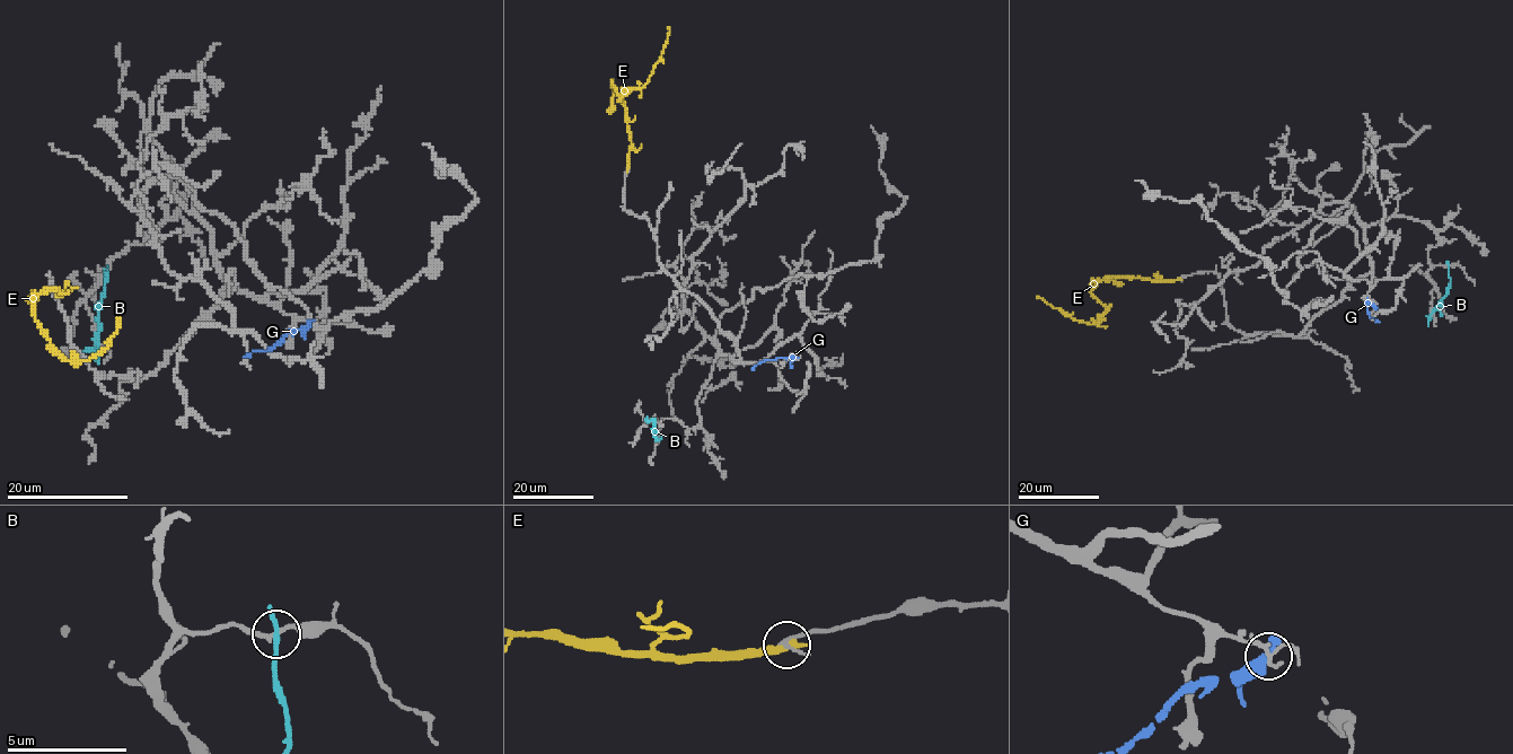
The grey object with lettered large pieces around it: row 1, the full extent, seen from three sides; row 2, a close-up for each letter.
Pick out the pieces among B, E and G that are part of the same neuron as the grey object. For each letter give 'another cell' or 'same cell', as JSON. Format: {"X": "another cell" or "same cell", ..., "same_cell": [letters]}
{"B": "another cell", "E": "another cell", "G": "another cell", "same_cell": []}

